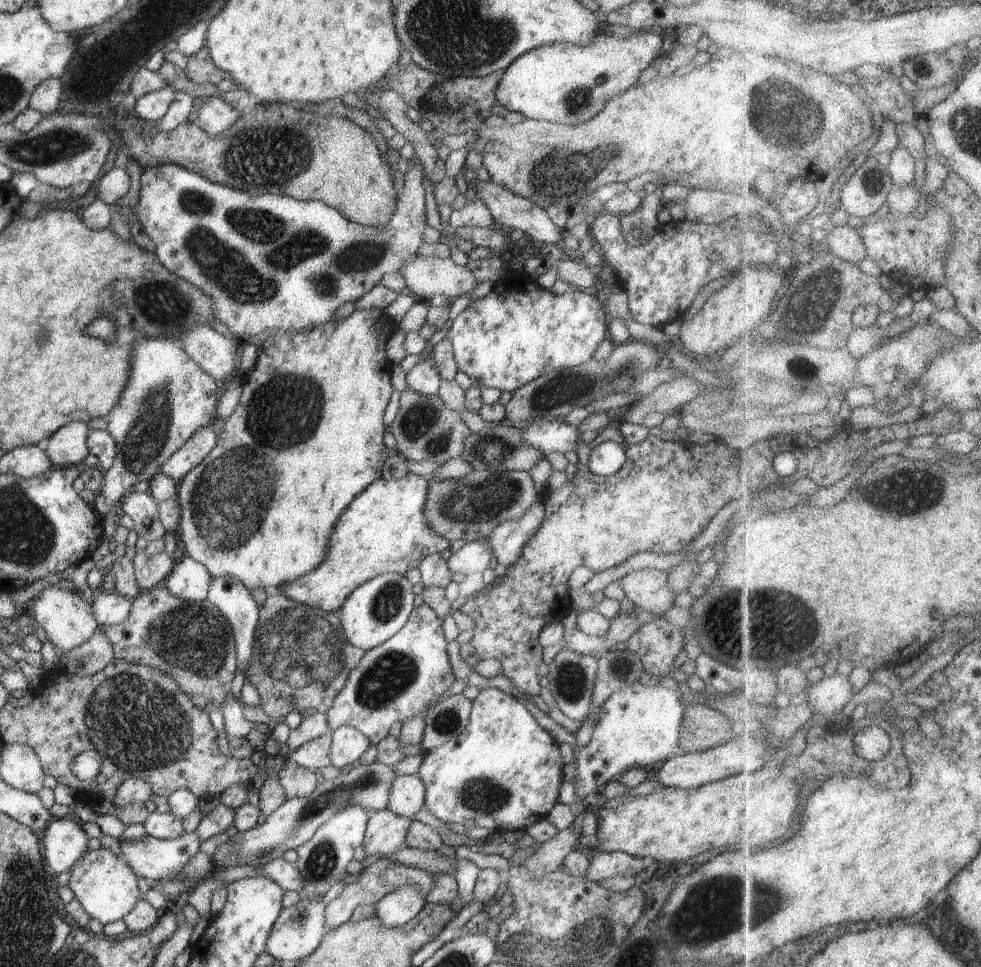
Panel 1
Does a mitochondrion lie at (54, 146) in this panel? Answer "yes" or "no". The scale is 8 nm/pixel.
yes

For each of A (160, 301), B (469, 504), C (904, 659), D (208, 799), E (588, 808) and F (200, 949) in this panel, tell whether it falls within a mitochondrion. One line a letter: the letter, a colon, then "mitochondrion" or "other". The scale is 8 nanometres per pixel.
A: mitochondrion
B: mitochondrion
C: other
D: other
E: other
F: other

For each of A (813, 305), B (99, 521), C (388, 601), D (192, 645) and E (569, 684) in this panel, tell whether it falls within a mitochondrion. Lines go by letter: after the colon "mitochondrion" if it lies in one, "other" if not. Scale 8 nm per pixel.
A: mitochondrion
B: other
C: mitochondrion
D: mitochondrion
E: mitochondrion

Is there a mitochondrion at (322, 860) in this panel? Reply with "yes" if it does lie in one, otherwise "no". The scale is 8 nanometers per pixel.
yes

